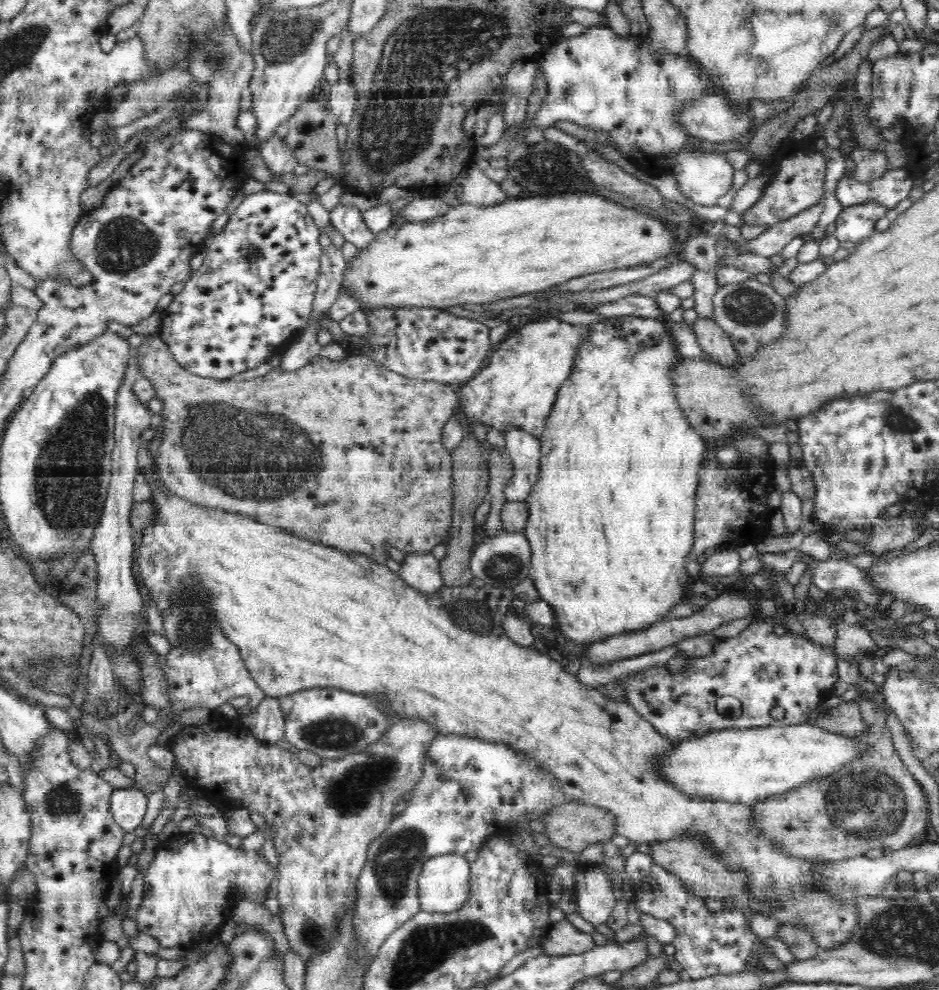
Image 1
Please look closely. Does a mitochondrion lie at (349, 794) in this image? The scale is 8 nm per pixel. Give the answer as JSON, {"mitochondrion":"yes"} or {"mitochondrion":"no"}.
{"mitochondrion":"yes"}

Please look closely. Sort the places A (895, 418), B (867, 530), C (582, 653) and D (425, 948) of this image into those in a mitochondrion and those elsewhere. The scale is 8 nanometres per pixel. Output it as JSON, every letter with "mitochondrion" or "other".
{"A":"mitochondrion","B":"other","C":"other","D":"mitochondrion"}

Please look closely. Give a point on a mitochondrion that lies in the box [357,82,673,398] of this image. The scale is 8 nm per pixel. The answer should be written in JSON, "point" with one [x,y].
{"point":[544,170]}

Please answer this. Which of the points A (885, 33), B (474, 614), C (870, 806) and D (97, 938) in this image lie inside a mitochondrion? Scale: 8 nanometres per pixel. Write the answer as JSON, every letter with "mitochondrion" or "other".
{"A":"other","B":"mitochondrion","C":"mitochondrion","D":"other"}

